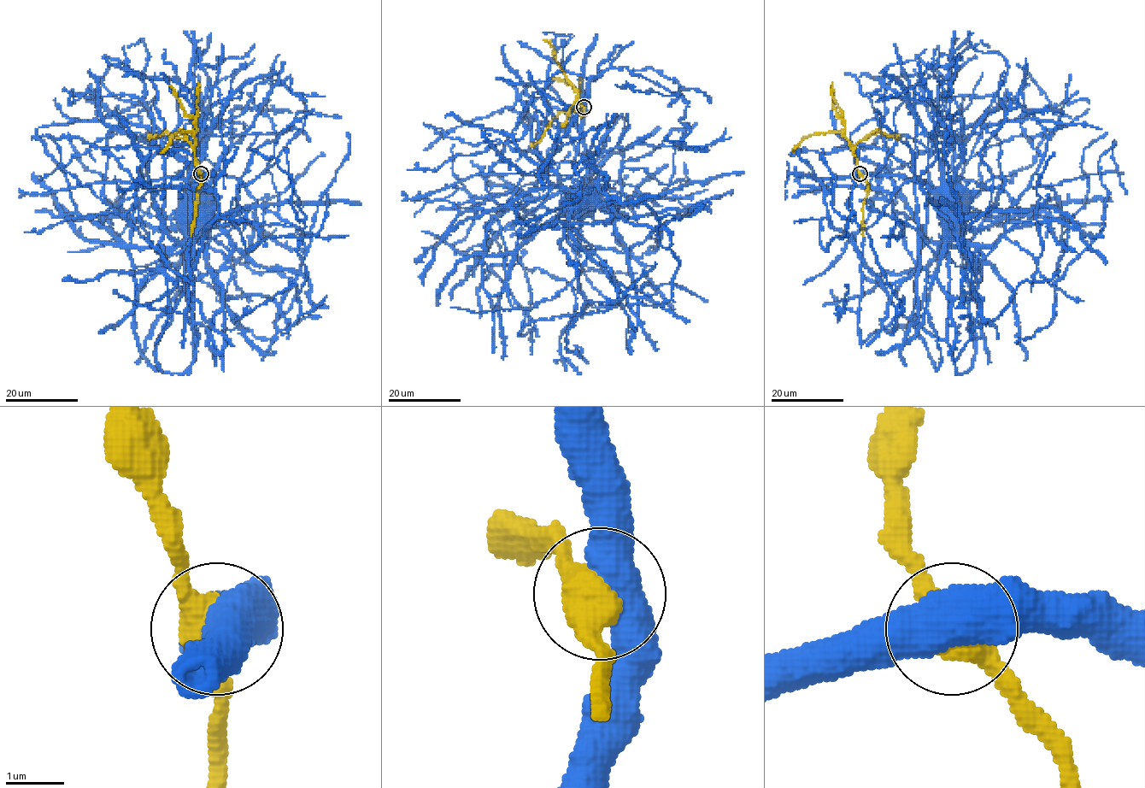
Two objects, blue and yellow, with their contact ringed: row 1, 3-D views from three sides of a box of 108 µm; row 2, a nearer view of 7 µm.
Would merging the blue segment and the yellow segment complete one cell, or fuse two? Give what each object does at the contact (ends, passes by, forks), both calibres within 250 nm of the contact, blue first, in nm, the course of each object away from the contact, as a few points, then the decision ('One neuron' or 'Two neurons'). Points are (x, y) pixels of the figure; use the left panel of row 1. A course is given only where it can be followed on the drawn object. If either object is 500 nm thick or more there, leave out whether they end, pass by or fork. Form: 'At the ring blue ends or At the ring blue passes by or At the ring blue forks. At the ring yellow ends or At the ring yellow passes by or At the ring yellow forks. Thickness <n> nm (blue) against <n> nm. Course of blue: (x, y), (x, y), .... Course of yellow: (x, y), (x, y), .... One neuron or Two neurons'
Thickness 550 nm (blue) against 550 nm. Course of blue: (201, 173), (202, 199), (207, 203). Course of yellow: (201, 173), (195, 156), (195, 137), (190, 132), (173, 135), (169, 144), (161, 153). One neuron

